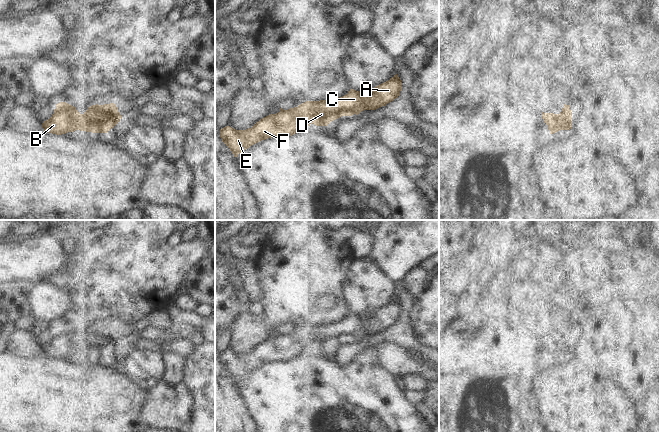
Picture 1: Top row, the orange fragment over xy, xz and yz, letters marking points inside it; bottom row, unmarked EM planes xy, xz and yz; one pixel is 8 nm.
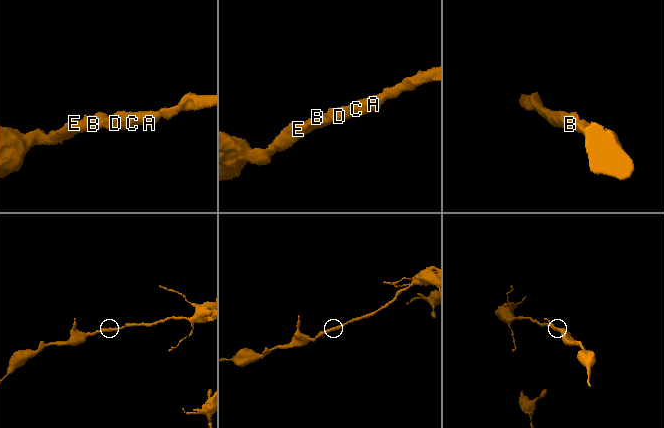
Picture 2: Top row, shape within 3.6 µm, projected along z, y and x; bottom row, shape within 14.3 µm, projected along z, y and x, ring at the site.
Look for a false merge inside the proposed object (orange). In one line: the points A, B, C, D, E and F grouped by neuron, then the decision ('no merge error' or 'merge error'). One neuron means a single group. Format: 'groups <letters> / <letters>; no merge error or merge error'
groups A B C D E F; no merge error

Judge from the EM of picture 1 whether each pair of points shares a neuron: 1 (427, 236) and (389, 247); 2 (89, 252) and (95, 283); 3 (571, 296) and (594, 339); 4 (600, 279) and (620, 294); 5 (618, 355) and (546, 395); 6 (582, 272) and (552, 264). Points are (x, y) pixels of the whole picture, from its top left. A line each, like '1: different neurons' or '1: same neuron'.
1: same neuron
2: same neuron
3: different neurons
4: different neurons
5: different neurons
6: different neurons

